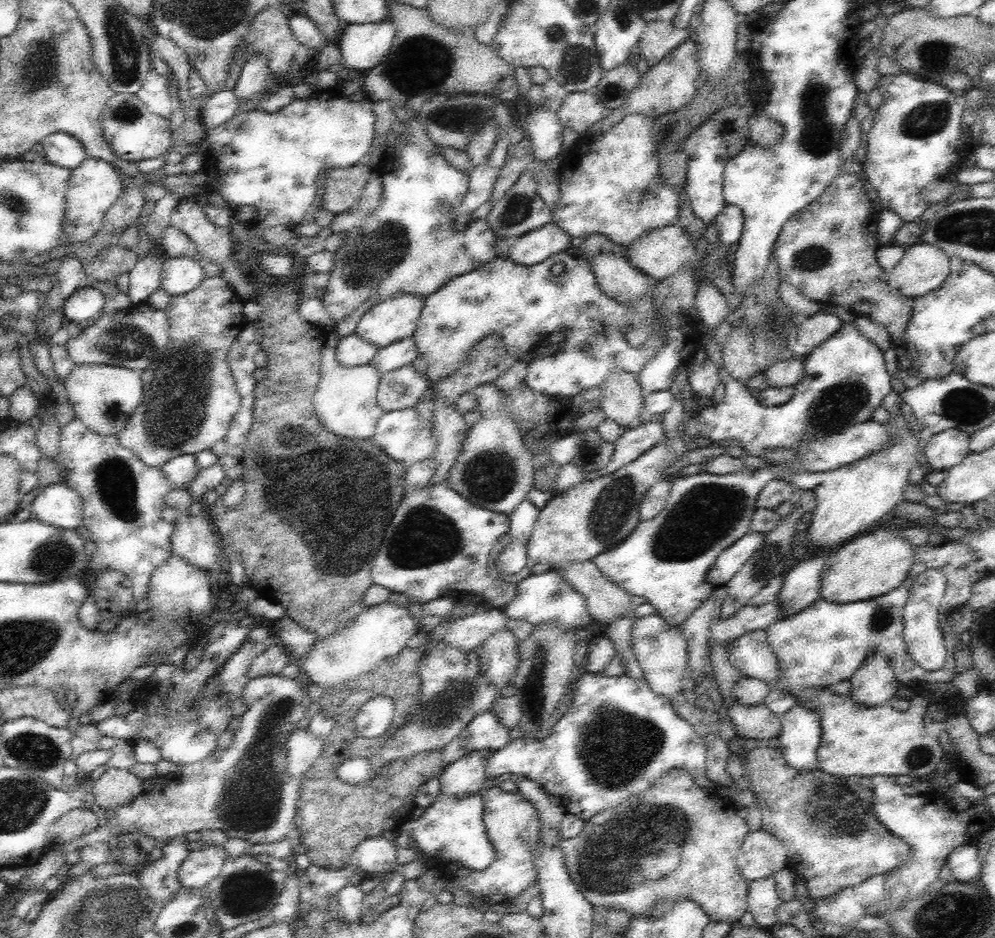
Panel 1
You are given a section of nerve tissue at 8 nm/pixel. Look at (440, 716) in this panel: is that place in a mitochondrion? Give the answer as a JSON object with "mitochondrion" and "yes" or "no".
{"mitochondrion":"yes"}

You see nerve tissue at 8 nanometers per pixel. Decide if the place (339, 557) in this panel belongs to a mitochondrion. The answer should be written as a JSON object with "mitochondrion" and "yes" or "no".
{"mitochondrion":"yes"}

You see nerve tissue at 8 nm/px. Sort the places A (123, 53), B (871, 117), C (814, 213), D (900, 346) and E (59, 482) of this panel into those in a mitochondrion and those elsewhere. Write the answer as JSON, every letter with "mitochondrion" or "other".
{"A":"mitochondrion","B":"other","C":"other","D":"other","E":"other"}

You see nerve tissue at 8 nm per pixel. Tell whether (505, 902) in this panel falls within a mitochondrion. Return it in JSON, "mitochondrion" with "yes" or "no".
{"mitochondrion":"no"}

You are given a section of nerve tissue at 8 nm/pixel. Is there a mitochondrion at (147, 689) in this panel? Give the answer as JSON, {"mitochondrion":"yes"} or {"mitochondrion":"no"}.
{"mitochondrion":"no"}

